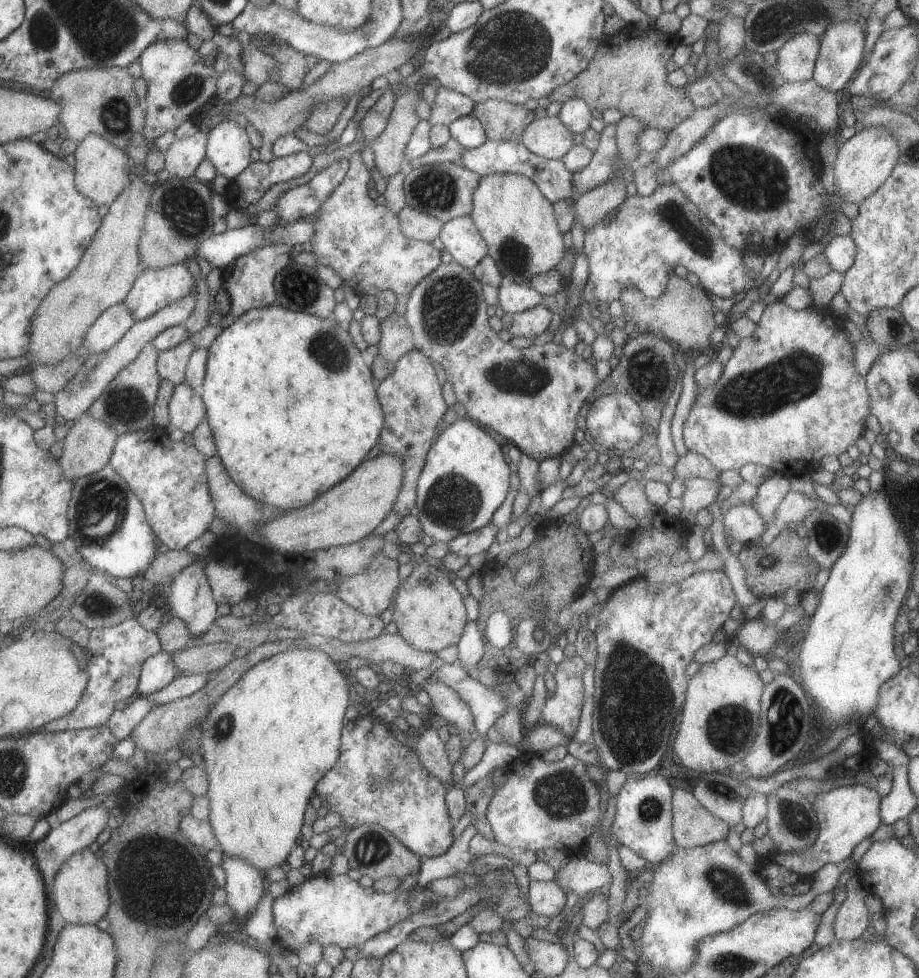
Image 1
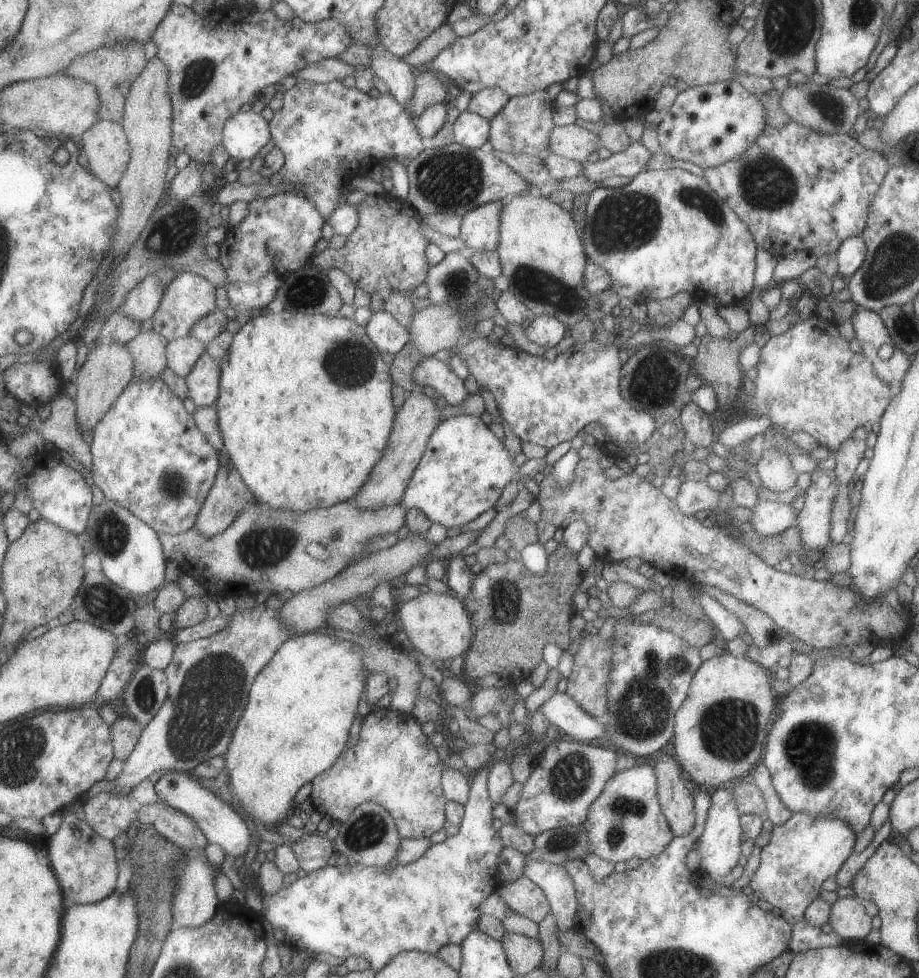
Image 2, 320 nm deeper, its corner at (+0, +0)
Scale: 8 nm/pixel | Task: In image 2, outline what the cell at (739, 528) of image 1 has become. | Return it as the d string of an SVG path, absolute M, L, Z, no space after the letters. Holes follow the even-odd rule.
M759 501L751 508L750 525L759 534L771 536L796 526L796 513L791 503Z

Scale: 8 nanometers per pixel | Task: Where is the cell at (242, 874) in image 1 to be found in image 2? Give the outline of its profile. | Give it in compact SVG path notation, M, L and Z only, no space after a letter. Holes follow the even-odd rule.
M164 772L153 787L163 803L190 816L197 823L208 843L220 846L224 850L224 854L232 856L234 859L245 854L247 846L251 842L251 836L243 821L243 814L240 810L233 810L232 805L225 803L208 788L201 786L191 772Z

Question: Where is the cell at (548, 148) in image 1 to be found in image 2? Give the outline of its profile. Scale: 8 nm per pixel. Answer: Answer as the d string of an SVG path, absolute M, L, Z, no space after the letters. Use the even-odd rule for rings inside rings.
M575 122L562 127L555 126L548 134L548 148L553 154L579 164L587 161L587 156L599 146L598 135Z

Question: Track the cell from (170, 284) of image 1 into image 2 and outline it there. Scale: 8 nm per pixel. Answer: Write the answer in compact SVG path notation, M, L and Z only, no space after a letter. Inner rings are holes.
M179 272L168 282L156 311L152 314L152 329L170 341L179 337L187 337L191 327L205 315L217 310L215 305L215 287L202 276L195 273Z

